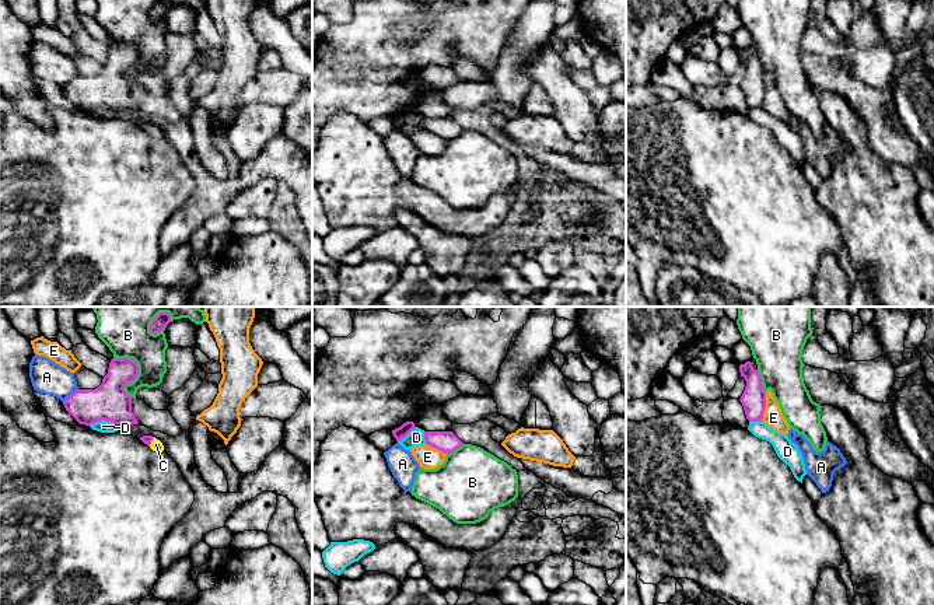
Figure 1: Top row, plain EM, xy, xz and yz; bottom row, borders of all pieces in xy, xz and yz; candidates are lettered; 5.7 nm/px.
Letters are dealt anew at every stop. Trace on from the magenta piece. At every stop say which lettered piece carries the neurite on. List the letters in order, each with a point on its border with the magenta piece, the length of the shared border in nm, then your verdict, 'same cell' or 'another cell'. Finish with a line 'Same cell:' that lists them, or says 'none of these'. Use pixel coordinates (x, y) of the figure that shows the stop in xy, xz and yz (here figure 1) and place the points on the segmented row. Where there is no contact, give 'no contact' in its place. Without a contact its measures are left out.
A: xy (70, 395) | 120 nm | another cell
B: xy (137, 371) | 260 nm | another cell
C: xy (151, 440) | 70 nm | same cell
D: xy (101, 420) | 140 nm | another cell
E: yz (765, 406) | 170 nm | another cell
Same cell: C

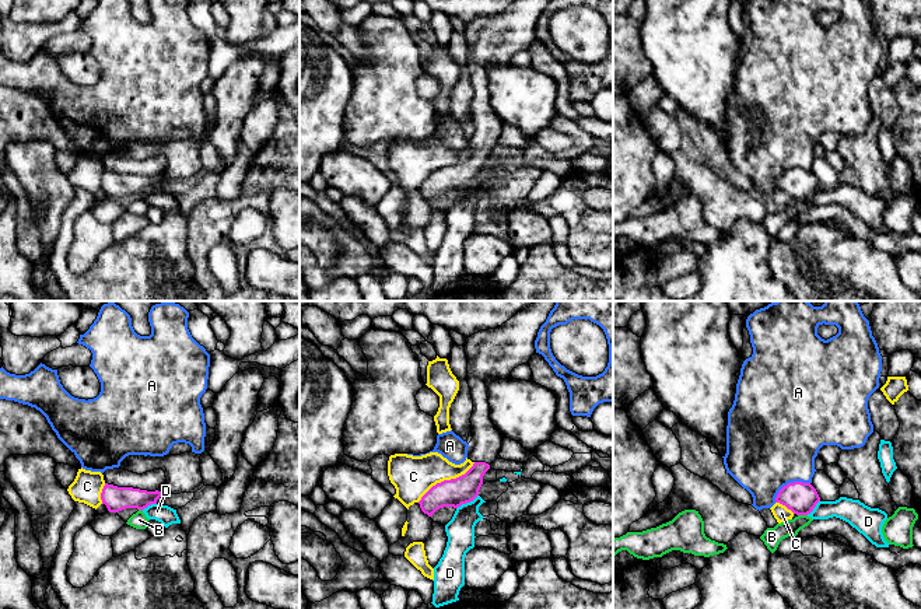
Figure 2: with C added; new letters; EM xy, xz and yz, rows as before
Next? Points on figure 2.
A: yz (788, 483) | 240 nm | another cell
B: yz (802, 514) | 60 nm | another cell
C: xz (445, 480) | 400 nm | another cell
D: xz (466, 501) | 150 nm | another cell
Same cell: none of these

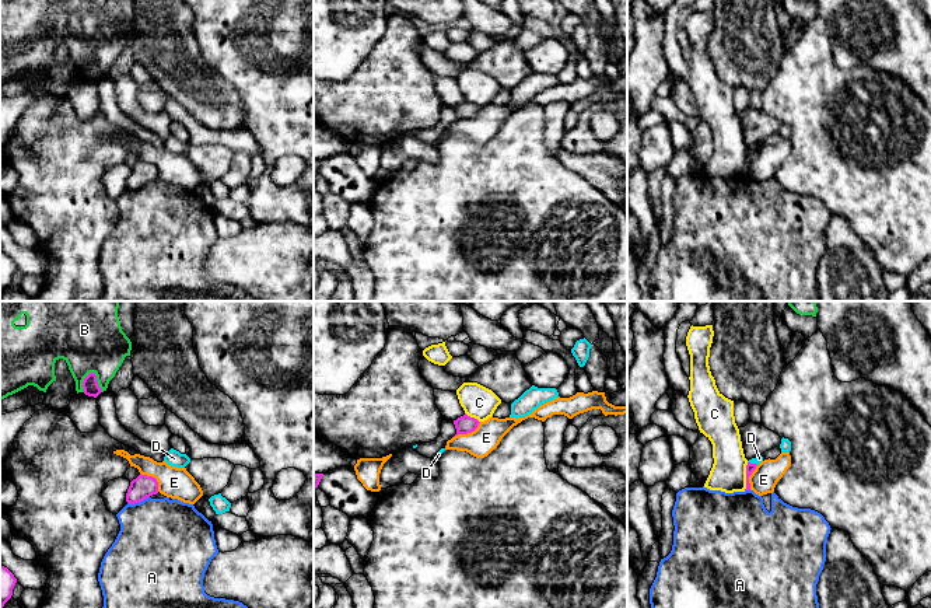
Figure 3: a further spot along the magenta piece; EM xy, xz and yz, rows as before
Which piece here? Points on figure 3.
A: xy (137, 502) | 130 nm | another cell
B: xy (97, 381) | 140 nm | another cell
C: yz (746, 477) | 160 nm | another cell
D: yz (752, 464) | 60 nm | another cell
E: xz (468, 432) | 180 nm | another cell
Same cell: none of these

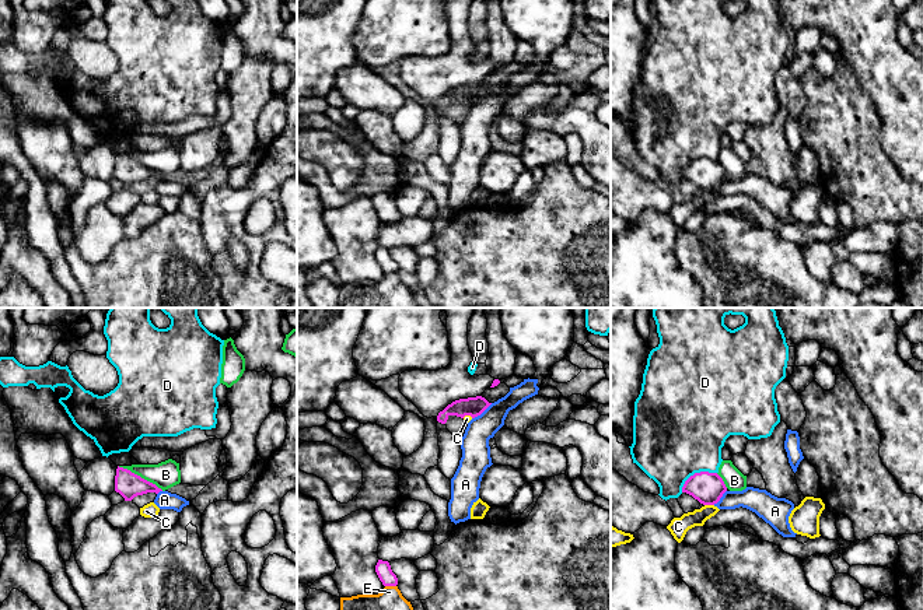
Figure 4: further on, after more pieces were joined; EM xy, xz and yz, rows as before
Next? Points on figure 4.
A: xz (482, 412) | 150 nm | another cell
B: xy (139, 476) | 300 nm | another cell
C: yz (709, 504) | 60 nm | another cell
D: yz (695, 473) | 240 nm | another cell
E: xz (391, 585) | 60 nm | another cell
Same cell: none of these

